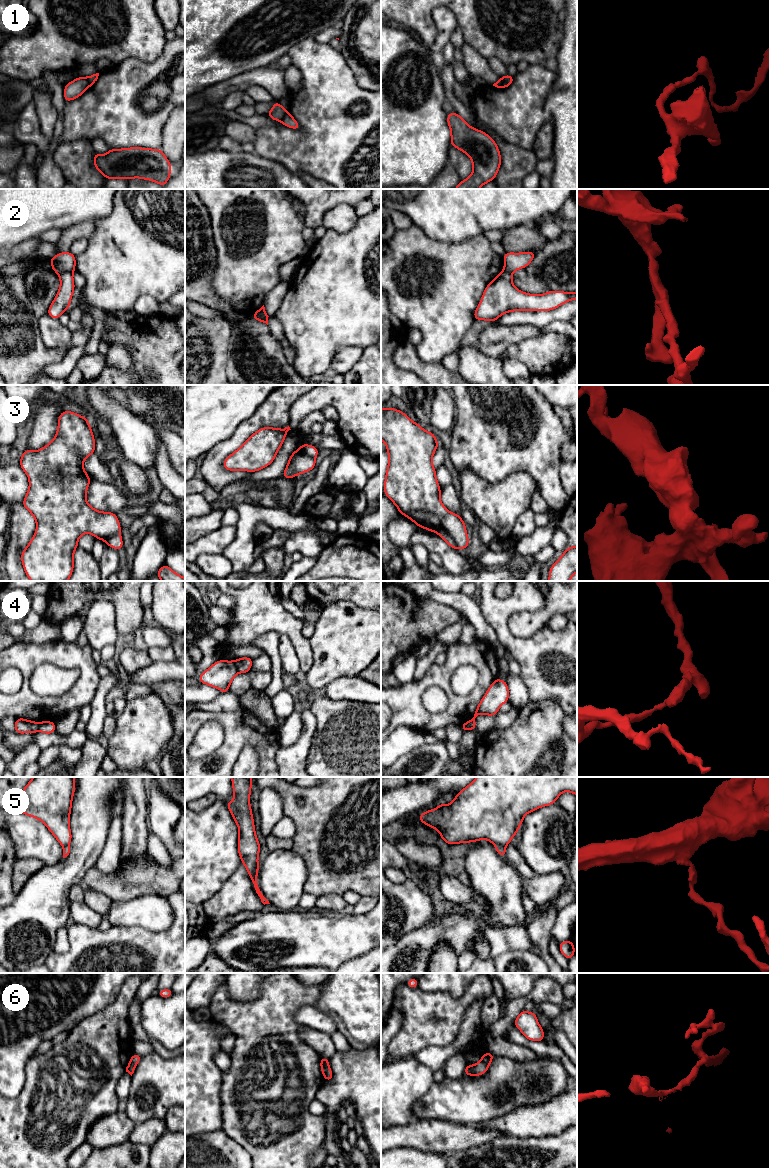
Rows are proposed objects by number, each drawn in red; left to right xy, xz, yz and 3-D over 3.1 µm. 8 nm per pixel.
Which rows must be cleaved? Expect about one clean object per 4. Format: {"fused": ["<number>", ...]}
{"fused": ["1", "2", "3", "4", "5", "6"]}

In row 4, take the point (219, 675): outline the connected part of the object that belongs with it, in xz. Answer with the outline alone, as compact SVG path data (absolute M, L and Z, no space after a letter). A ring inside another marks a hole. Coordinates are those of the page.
M220 659L198 677L198 682L217 688L222 693L227 693L237 673L238 671L233 661Z

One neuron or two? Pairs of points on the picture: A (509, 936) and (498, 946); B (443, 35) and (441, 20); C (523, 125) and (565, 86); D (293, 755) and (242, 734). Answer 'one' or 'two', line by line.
A: one
B: one
C: two
D: two

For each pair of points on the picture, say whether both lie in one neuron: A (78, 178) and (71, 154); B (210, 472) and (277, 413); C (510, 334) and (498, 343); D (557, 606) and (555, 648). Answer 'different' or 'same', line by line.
A: same
B: same
C: same
D: different

